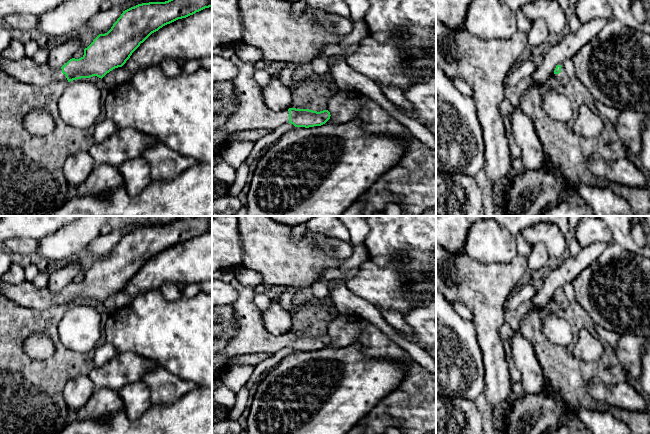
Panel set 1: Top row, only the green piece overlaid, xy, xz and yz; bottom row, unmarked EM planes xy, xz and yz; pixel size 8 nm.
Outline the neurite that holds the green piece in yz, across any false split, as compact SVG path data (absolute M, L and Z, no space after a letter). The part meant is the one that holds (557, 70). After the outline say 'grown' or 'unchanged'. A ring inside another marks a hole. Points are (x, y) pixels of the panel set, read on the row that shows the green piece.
M557 65L555 70L554 70L554 75L555 79L562 85L566 86L569 82L569 76L566 74L565 69L562 65Z | grown

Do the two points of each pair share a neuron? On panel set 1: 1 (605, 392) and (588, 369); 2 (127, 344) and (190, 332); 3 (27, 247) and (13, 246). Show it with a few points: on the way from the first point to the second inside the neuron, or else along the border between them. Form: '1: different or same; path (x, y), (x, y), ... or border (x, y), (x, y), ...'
1: different; border (617, 382), (604, 384), (593, 378), (588, 392)
2: same; path (143, 332), (174, 332)
3: same; path (24, 247), (16, 246)

